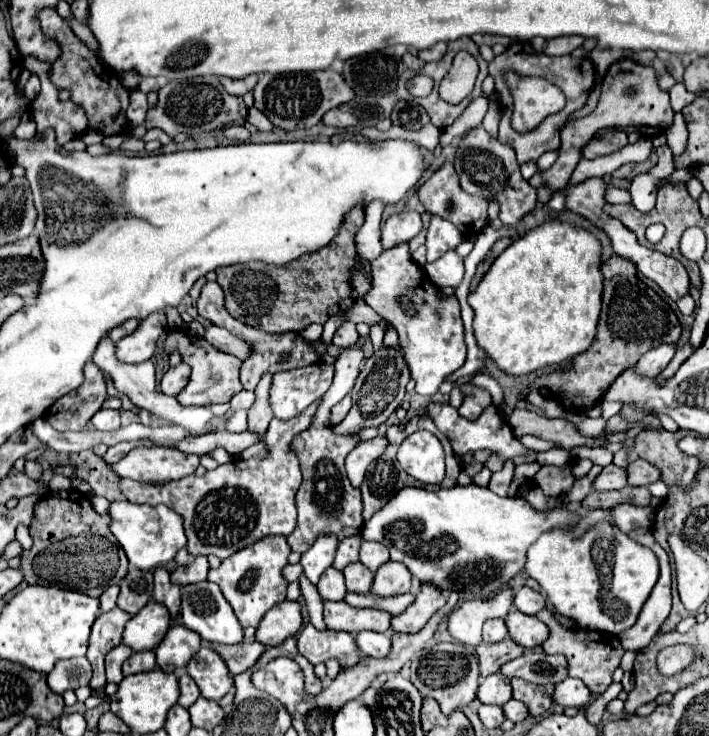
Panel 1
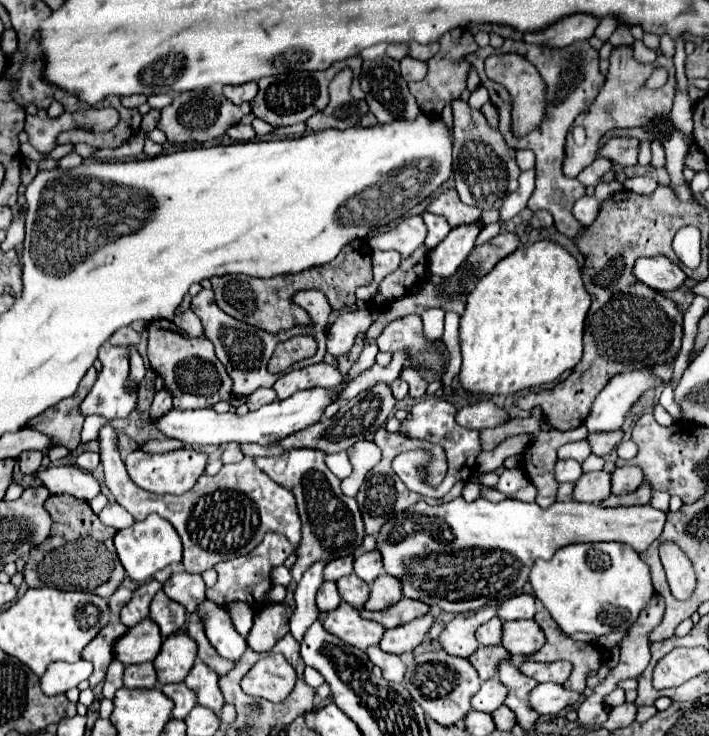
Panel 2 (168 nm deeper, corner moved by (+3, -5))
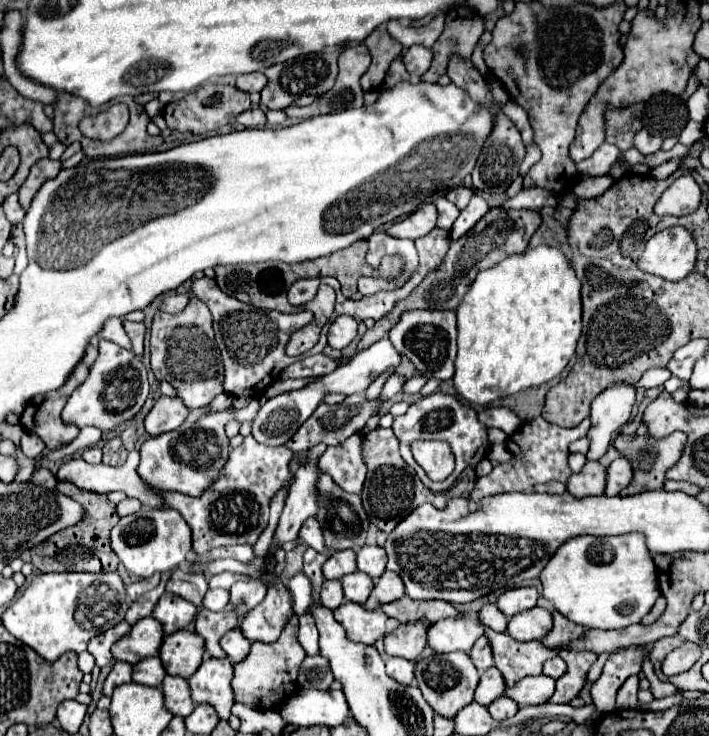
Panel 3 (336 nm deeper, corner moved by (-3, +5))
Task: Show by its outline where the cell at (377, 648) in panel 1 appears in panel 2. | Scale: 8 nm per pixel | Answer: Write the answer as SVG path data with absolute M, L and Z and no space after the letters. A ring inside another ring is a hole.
M373 646L367 650L369 654L369 660L381 668L383 672L383 678L389 680L389 682L403 682L403 676L405 676L405 664L401 662L399 656L395 654L387 654L383 652L379 646Z

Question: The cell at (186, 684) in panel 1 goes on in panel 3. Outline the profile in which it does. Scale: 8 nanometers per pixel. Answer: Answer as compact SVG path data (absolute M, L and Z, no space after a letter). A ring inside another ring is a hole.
M165 676L161 690L165 694L165 706L169 712L173 712L175 716L183 716L183 718L193 712L195 704L191 700L191 690L189 690L187 678Z

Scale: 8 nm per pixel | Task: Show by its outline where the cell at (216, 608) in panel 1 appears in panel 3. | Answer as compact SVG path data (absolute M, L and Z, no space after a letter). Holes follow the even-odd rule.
M239 628L229 630L223 638L221 638L221 648L225 650L225 654L231 658L231 662L241 662L247 654L249 654L249 646L251 642L241 634Z

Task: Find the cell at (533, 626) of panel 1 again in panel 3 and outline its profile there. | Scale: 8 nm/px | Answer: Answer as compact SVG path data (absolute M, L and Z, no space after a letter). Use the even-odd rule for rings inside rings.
M539 606L519 612L509 620L509 636L519 640L519 642L527 642L527 640L541 640L553 626L551 620L551 612L543 610Z

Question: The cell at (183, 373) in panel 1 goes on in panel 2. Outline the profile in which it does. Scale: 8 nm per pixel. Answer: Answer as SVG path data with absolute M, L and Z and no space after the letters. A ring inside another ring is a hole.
M159 390L153 398L153 404L151 404L151 410L149 410L149 420L157 420L157 416L165 416L165 412L169 412L171 408L171 394L169 390Z

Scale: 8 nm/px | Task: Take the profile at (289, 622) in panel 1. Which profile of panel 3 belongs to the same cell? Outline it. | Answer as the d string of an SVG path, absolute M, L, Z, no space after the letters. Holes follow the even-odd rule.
M277 582L267 590L265 600L243 618L241 632L249 642L271 644L279 638L293 614L293 596L281 582Z

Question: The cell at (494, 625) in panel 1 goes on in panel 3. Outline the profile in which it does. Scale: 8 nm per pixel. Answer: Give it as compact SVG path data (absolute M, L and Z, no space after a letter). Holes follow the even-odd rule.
M485 604L479 610L479 620L495 632L507 632L507 618L501 614L501 610L495 604Z

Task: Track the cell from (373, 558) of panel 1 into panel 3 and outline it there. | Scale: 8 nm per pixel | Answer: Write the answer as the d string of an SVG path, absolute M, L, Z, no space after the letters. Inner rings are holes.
M363 546L357 552L357 568L377 580L385 572L387 554L381 546Z

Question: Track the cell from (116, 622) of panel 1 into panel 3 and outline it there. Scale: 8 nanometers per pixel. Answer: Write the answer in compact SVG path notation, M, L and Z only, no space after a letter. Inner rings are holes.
M123 620L123 622L115 624L113 628L109 628L107 632L101 632L101 634L97 634L95 638L91 638L87 650L95 656L99 668L111 664L111 660L113 660L113 656L111 656L111 646L113 646L119 638L123 638L129 630L131 630L131 624Z

